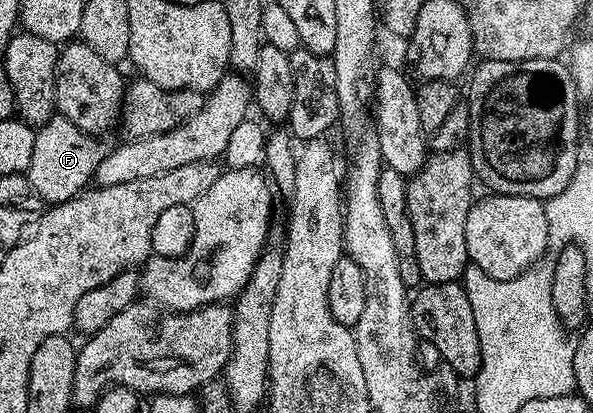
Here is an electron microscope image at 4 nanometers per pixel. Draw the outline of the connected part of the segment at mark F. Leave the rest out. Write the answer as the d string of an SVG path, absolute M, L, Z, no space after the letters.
M56 114L36 131L36 147L25 178L47 205L68 202L93 181L96 166L100 166L104 155L102 142L99 137L89 136L80 126L68 122L68 118Z

